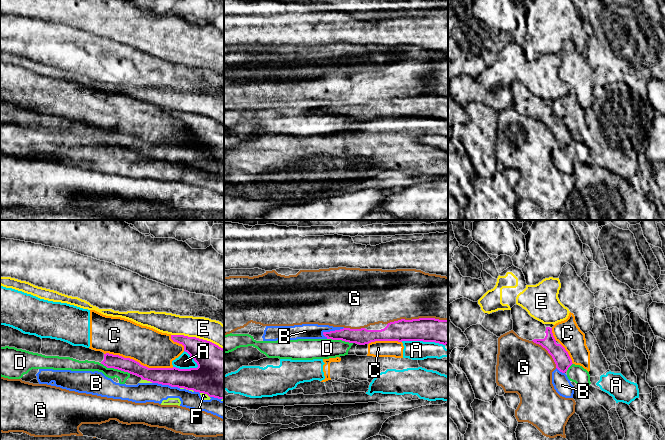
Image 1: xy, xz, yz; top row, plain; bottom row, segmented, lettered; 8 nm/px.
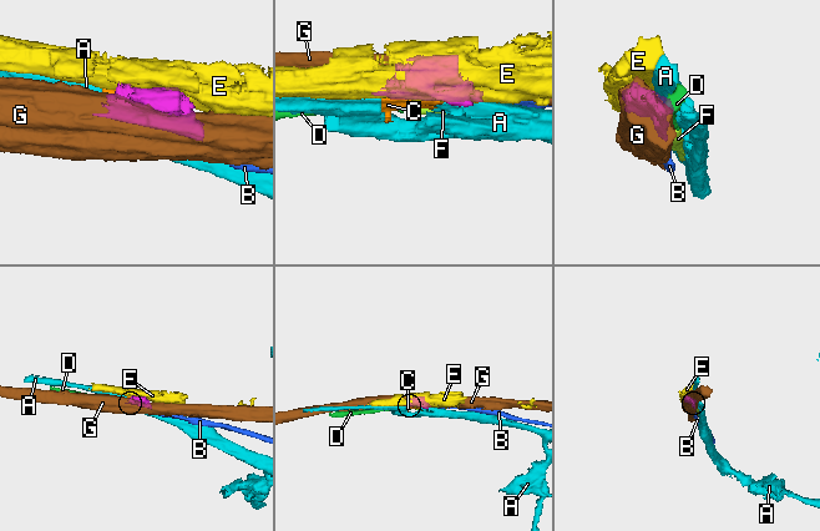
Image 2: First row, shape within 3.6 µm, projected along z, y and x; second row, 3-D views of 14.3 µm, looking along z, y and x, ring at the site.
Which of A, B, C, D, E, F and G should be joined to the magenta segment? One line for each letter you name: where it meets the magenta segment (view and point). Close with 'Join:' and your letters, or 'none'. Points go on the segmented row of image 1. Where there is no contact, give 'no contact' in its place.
Join: none

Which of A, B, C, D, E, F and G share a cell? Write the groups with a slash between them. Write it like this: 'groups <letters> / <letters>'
groups A C / B D F / E / G

